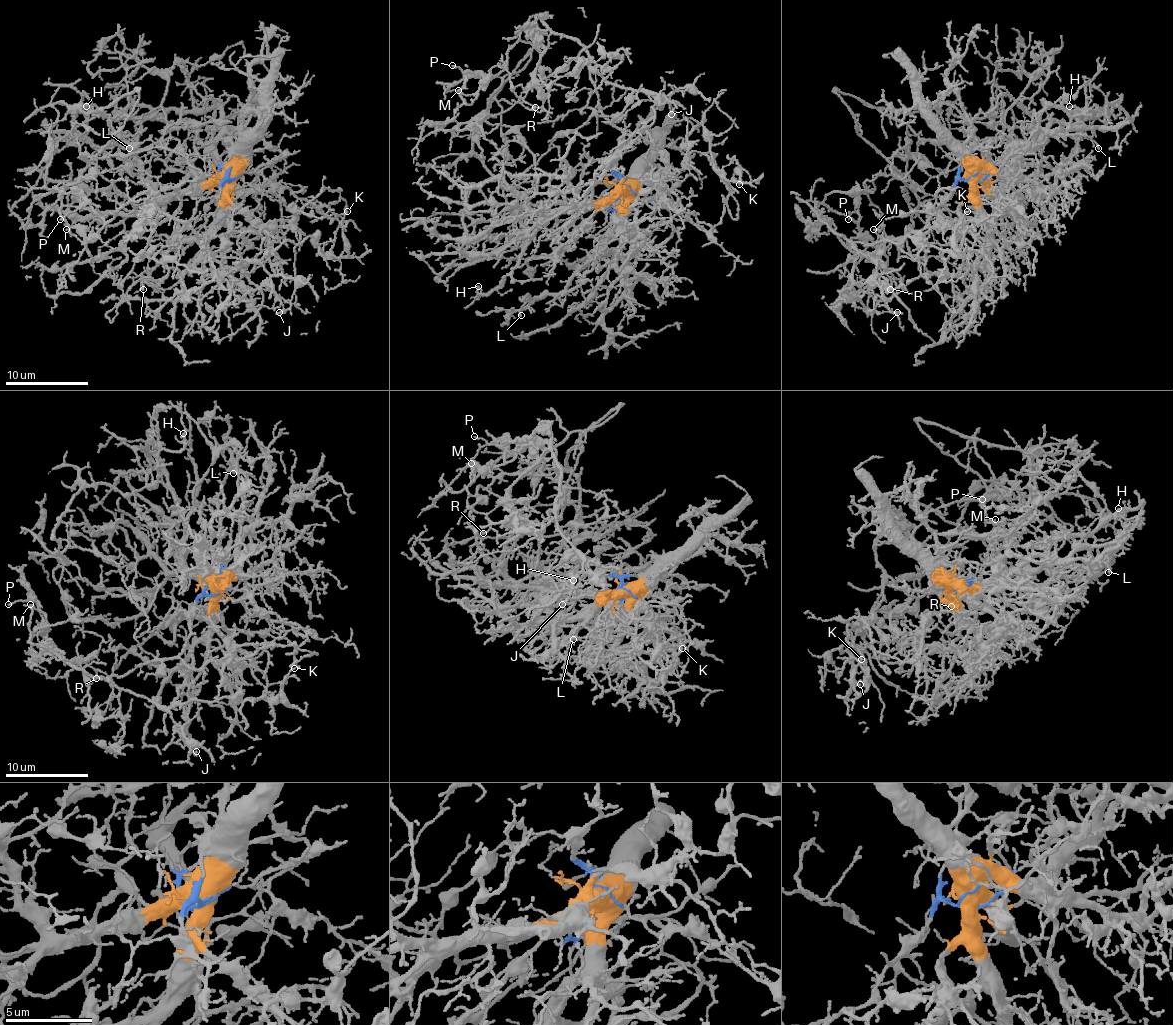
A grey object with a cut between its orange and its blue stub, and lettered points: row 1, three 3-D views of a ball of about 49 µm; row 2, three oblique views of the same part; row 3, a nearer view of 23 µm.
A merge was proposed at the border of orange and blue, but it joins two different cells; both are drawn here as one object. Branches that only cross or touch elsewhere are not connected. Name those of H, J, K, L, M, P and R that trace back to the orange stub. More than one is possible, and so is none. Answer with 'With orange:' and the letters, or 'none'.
With orange: H, L

